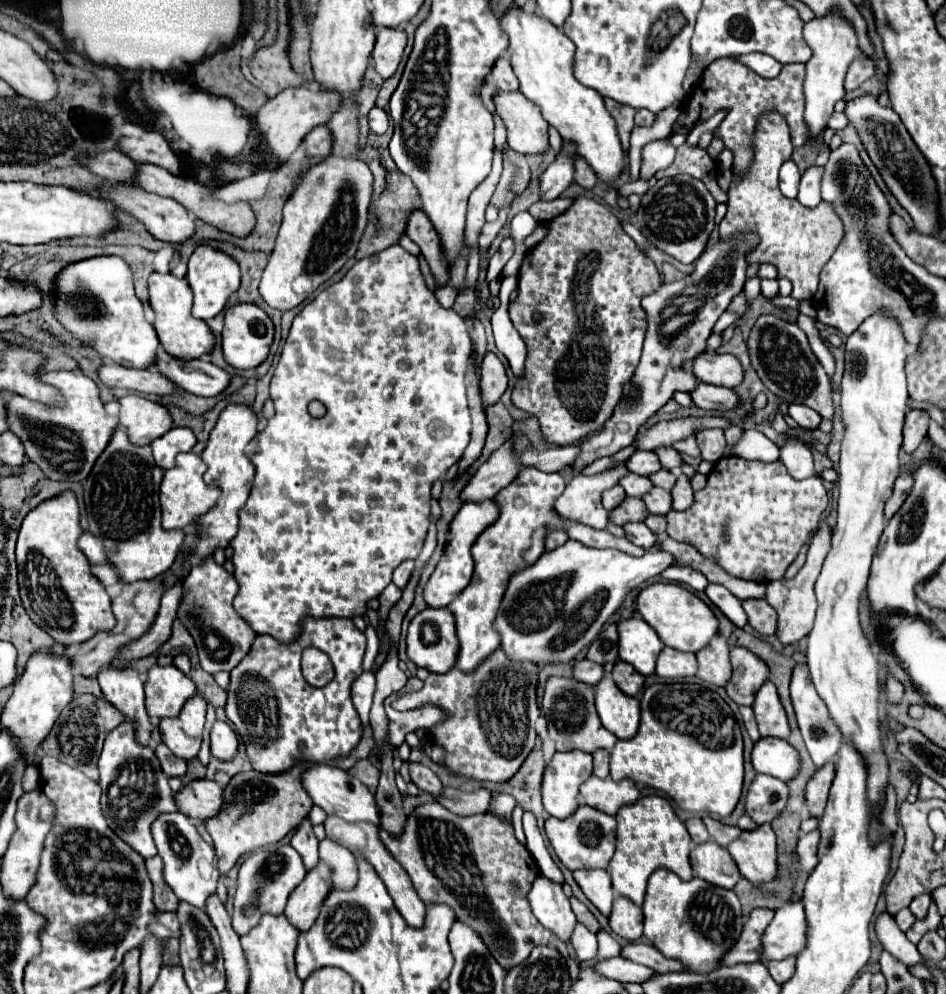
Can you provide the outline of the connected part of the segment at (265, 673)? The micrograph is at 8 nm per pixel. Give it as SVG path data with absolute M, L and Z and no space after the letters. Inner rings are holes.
M306 616L302 620L302 632L288 644L278 642L270 634L258 634L250 646L250 652L244 660L230 670L230 686L228 686L228 702L226 702L226 716L240 732L246 754L252 762L252 768L258 772L284 772L298 760L338 760L348 758L350 752L358 746L362 738L362 724L360 716L352 704L352 682L364 672L362 658L366 650L366 636L360 632L350 618L314 618ZM304 648L318 648L328 654L334 666L334 680L322 688L310 686L300 674L300 656Z

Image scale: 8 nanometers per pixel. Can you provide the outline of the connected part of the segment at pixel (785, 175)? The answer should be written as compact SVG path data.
M786 160L779 172L779 188L786 198L796 198L800 184L800 170L794 160Z

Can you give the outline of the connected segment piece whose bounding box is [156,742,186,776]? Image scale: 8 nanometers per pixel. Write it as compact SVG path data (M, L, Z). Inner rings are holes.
M160 742L156 746L156 756L162 764L162 770L168 774L168 776L184 776L186 772L186 760L180 760L178 756L174 756L164 742Z

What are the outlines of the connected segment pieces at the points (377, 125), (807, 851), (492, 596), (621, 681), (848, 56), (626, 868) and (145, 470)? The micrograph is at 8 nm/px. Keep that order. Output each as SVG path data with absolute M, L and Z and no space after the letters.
M372 108L368 120L370 120L370 130L374 134L384 134L388 130L388 114L382 108Z
M818 830L802 834L800 840L798 840L798 860L800 860L802 868L806 868L806 870L812 870L818 864L818 858L816 858L818 840L820 840Z
M526 466L520 470L520 474L502 488L494 502L498 504L498 518L494 524L490 524L475 541L471 548L474 558L474 576L472 582L462 590L462 594L448 606L448 610L456 618L456 634L460 640L460 650L454 668L462 672L474 672L492 652L500 648L498 632L492 628L492 620L496 616L498 604L502 600L502 592L506 590L508 578L516 572L526 568L530 562L534 562L544 552L546 534L550 530L566 530L566 534L574 540L580 540L582 544L590 548L616 548L620 552L642 556L644 548L634 546L626 538L614 538L606 530L596 530L586 524L580 524L576 520L562 518L554 512L554 504L558 496L562 494L562 488L566 486L566 480L560 474L548 474L534 466Z
M618 660L612 668L612 678L616 682L616 686L626 692L628 696L636 696L644 684L644 676L640 672L636 672L630 664Z
M832 8L826 16L812 18L804 24L804 40L812 48L812 58L806 62L806 82L804 82L804 94L806 94L806 122L812 128L810 142L816 142L820 148L820 142L816 140L818 132L826 128L826 122L830 114L834 112L834 104L844 98L844 74L846 68L854 60L866 60L868 56L858 46L858 34L854 30L854 24L838 8Z
M644 796L636 804L622 806L616 814L618 830L616 830L616 854L610 860L608 872L612 876L612 888L616 894L634 900L634 904L642 906L646 880L658 870L666 868L680 876L682 880L692 880L694 872L690 866L690 848L692 840L686 826L680 822L670 802L662 796Z
M118 426L110 444L84 480L84 504L90 522L88 530L104 542L110 562L124 582L154 578L166 572L184 544L184 530L162 528L158 500L162 474L162 468L158 468L152 458L152 448L132 444L126 428Z

